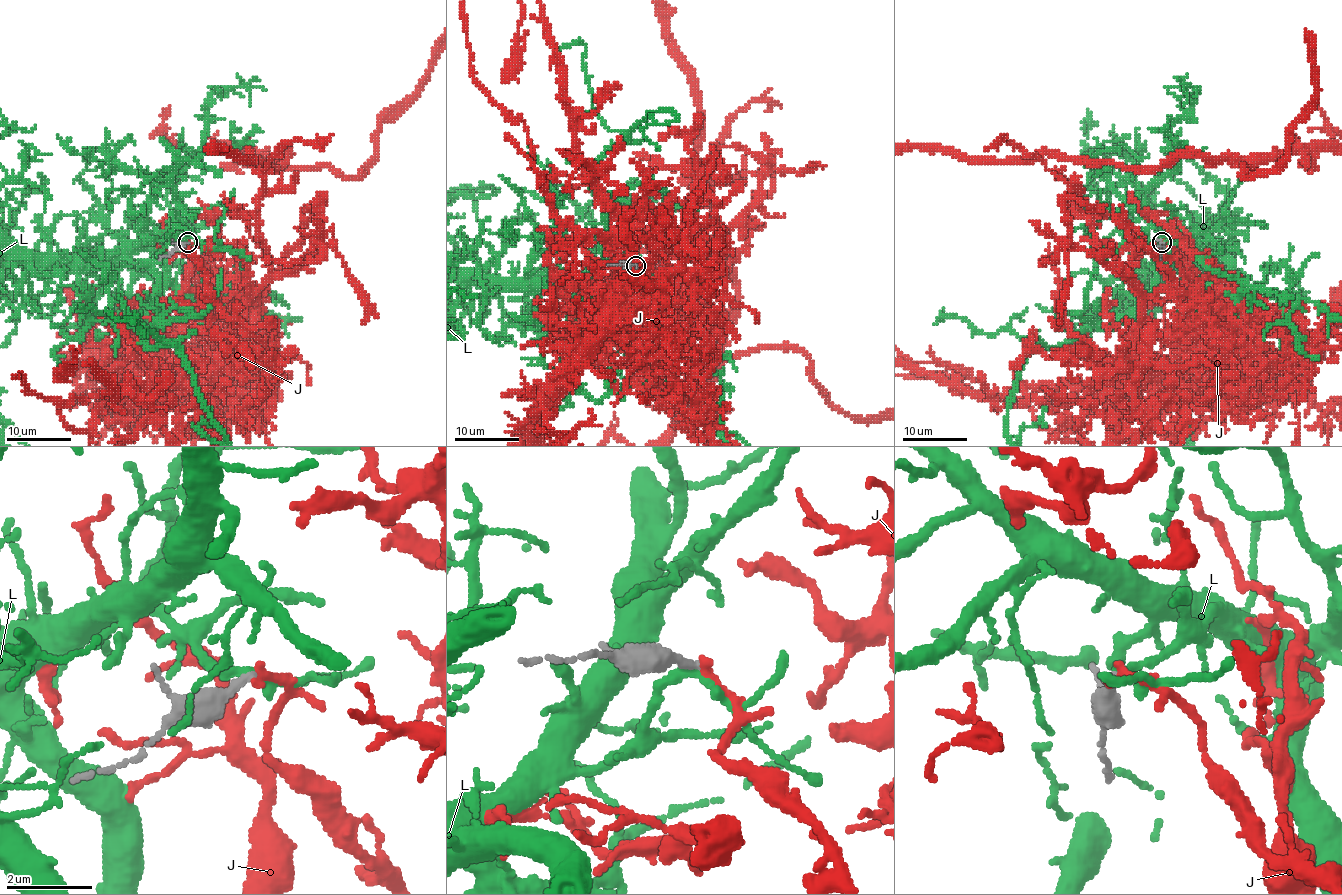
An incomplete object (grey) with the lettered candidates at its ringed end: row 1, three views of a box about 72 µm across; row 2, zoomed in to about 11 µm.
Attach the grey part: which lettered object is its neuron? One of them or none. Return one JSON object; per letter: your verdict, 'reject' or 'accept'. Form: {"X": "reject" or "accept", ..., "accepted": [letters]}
{"J": "reject", "L": "reject", "accepted": []}

